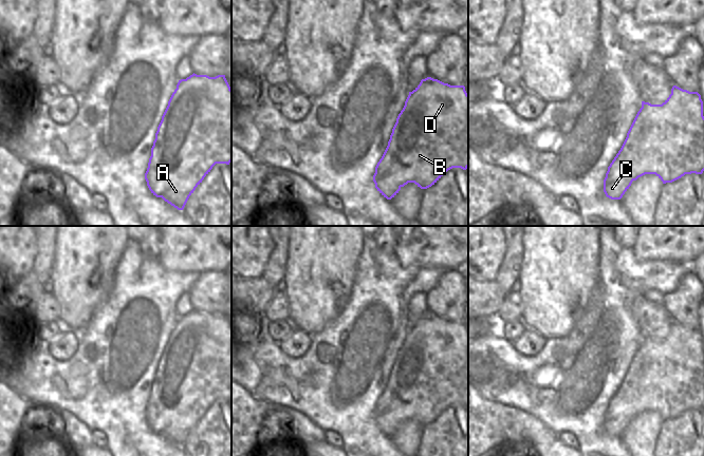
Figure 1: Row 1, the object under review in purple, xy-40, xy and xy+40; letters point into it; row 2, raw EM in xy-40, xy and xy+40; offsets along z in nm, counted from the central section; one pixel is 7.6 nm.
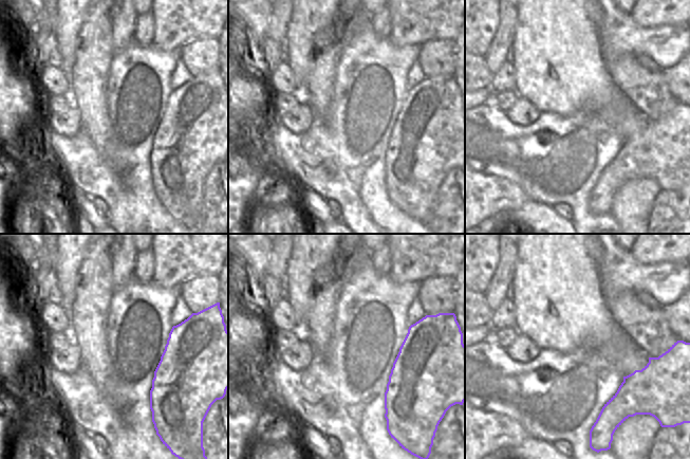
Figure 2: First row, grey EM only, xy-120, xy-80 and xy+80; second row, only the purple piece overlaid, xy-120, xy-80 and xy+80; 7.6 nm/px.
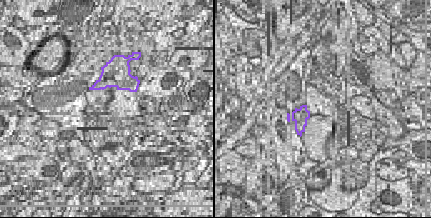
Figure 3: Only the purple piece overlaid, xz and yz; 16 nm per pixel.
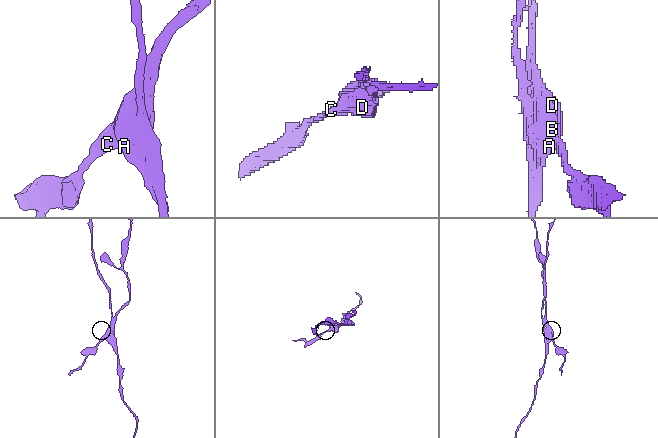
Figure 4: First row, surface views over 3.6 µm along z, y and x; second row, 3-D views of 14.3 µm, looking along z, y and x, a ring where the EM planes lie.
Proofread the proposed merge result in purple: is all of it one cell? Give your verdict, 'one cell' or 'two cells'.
two cells

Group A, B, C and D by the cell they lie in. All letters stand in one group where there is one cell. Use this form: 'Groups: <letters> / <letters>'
Groups: A B D / C

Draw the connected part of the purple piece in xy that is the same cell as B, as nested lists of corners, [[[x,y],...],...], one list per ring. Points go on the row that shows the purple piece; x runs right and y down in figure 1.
[[[421,94],[405,125],[406,147],[410,147],[408,155],[400,155],[392,168],[401,170],[396,177],[400,187],[414,183],[421,189],[434,185],[452,168],[468,168],[468,94]]]

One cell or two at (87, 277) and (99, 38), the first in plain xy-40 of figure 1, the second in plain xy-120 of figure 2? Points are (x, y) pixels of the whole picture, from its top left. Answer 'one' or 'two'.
two

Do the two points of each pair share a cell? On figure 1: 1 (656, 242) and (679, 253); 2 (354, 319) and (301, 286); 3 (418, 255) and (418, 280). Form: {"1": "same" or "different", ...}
{"1": "same", "2": "different", "3": "different"}

